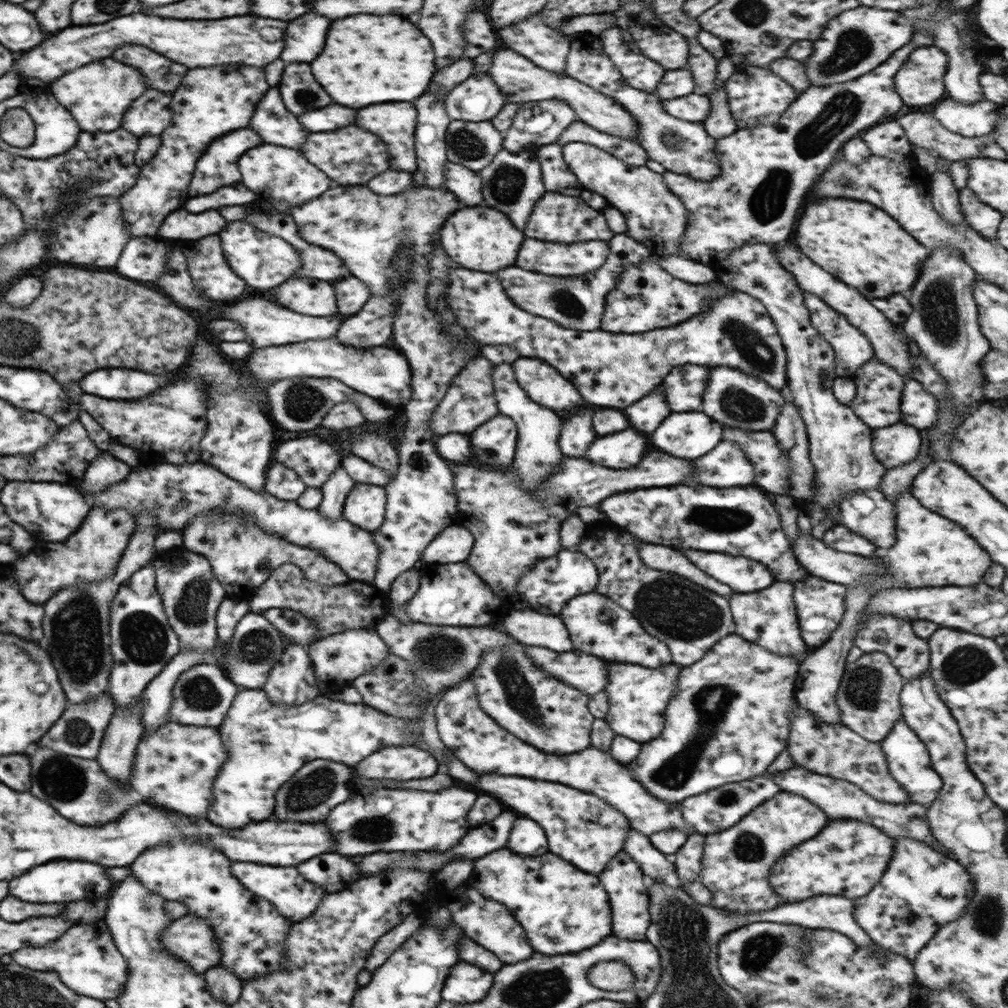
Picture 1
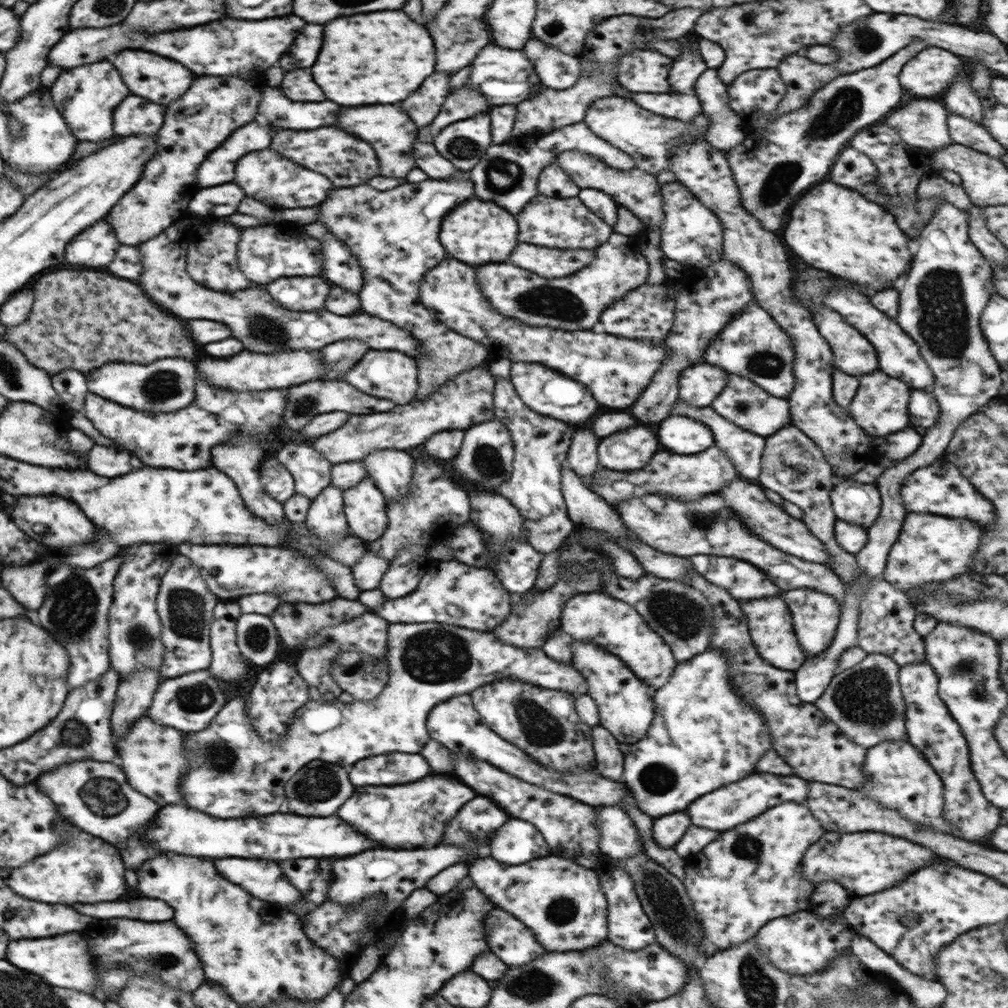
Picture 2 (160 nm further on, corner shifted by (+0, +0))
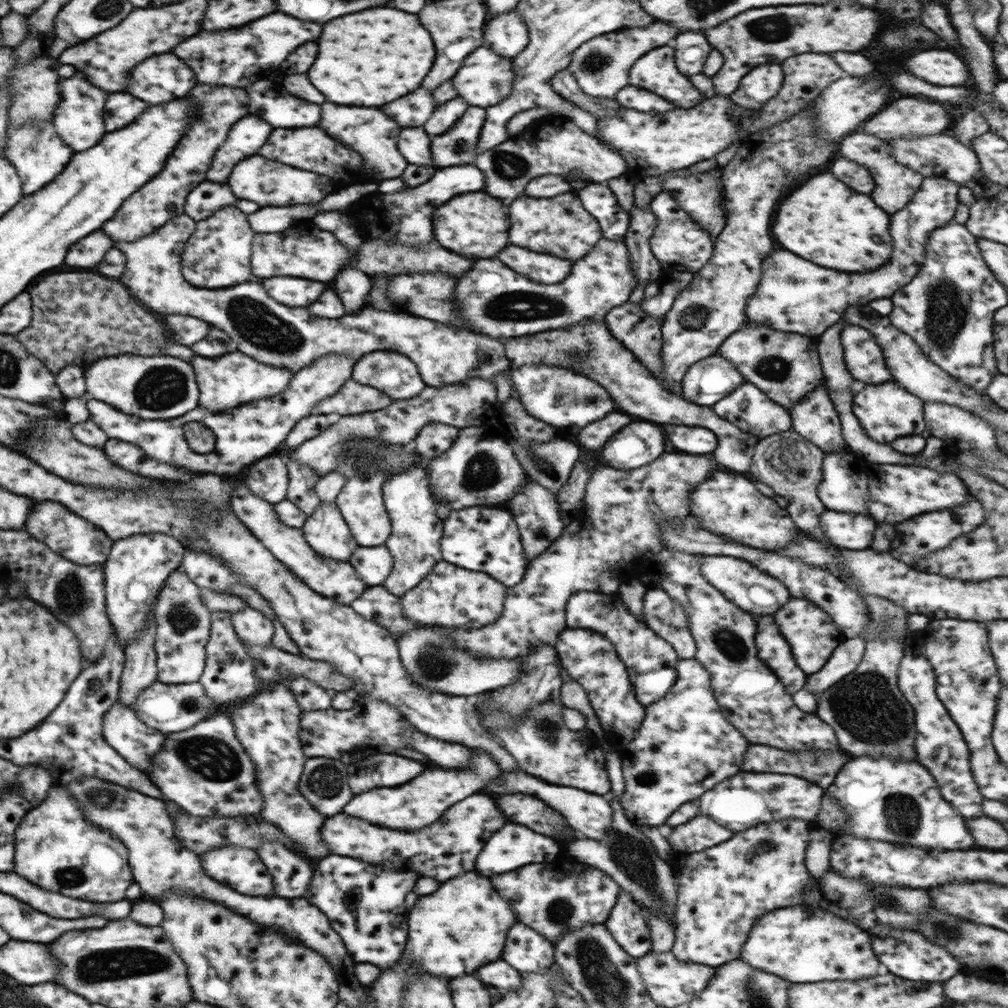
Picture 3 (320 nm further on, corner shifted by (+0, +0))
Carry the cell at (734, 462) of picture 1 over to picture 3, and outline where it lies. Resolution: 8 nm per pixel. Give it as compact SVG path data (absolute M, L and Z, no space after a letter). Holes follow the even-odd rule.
M668 452L662 454L658 460L654 462L650 462L650 464L646 464L640 468L636 468L632 471L628 470L617 470L611 467L607 468L596 468L591 471L591 478L588 480L588 484L585 487L585 497L583 498L583 506L581 509L581 513L578 513L574 520L568 523L565 526L564 532L544 551L541 555L538 555L534 560L529 561L529 565L526 567L525 575L523 576L522 582L520 584L516 584L516 586L512 586L512 588L508 589L508 594L505 596L505 601L503 604L504 610L502 614L492 623L487 624L486 626L479 629L465 629L462 627L441 627L438 625L432 626L421 626L418 623L412 623L410 619L407 619L407 616L403 613L403 606L400 602L399 597L390 594L390 592L386 591L384 586L372 586L368 587L367 590L360 595L356 600L353 600L349 605L354 609L354 612L357 612L360 616L363 616L366 620L373 620L378 624L381 624L384 628L388 629L388 632L395 638L398 642L399 636L410 632L411 630L416 630L417 628L439 628L441 632L445 632L447 639L450 642L454 642L454 646L456 648L465 648L467 652L473 653L473 656L489 656L490 658L516 658L522 657L528 653L531 653L537 646L538 643L549 643L549 645L553 645L558 640L558 635L567 628L567 624L565 621L565 604L570 596L574 595L578 592L596 592L601 593L602 595L606 595L606 584L610 584L610 586L618 586L618 584L622 584L625 579L624 574L619 574L619 570L622 569L621 563L622 561L626 562L628 567L633 565L642 565L644 561L648 560L650 557L653 557L656 553L659 553L662 549L665 548L663 540L661 539L661 532L663 532L663 526L660 526L662 521L684 521L686 517L689 516L690 508L689 508L689 494L694 492L698 486L707 480L710 476L712 476L712 472L714 470L720 470L721 468L716 468L716 461L714 458L710 458L710 456L696 456L690 454L668 454Z

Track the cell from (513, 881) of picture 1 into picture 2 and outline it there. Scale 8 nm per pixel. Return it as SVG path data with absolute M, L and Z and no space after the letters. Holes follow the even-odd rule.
M548 855L526 864L504 866L493 858L474 859L469 865L469 877L496 907L509 912L534 933L538 944L546 951L582 951L594 948L608 938L607 900L595 869L584 868L572 859Z

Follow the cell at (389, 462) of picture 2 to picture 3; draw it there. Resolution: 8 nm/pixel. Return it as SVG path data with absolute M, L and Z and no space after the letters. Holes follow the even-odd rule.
M414 465L408 469L390 471L387 475L382 492L385 510L391 519L391 533L385 545L392 553L394 564L382 586L390 594L401 597L418 586L430 574L432 567L443 559L440 546L443 524L436 516L436 502L430 493L426 470Z

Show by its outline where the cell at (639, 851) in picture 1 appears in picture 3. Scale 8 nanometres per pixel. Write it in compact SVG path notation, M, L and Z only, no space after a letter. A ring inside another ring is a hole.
M506 771L502 774L504 786L508 792L526 792L543 800L548 806L552 806L557 812L562 812L564 818L568 818L570 826L581 836L589 839L600 840L608 831L612 822L612 808L610 808L609 797L583 791L564 785L548 784L548 782L534 778L526 772Z

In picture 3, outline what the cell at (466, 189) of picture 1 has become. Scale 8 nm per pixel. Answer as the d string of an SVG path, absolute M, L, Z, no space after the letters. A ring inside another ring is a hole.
M402 128L398 134L398 152L410 164L430 164L430 138L424 128Z

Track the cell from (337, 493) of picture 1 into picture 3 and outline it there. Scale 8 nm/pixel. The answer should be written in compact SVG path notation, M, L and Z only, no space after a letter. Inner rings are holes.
M322 502L301 528L304 540L326 558L349 562L358 543L335 502Z

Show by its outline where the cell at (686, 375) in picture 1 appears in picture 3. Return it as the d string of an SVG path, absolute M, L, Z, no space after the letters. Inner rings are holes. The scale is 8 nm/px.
M720 354L692 364L683 375L682 396L691 403L711 407L745 383L734 364Z

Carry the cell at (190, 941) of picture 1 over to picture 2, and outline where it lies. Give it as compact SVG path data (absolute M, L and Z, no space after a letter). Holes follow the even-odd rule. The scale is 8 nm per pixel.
M112 918L98 928L96 938L88 938L88 946L98 960L98 999L103 1003L116 1002L120 991L131 976L159 978L162 984L177 988L182 993L194 993L205 982L204 967L194 951L188 935L171 920L164 922L138 922L130 918ZM108 924L108 930L106 930Z

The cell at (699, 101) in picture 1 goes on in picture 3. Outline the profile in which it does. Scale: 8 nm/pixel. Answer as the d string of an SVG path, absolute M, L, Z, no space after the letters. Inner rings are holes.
M630 84L617 92L616 101L626 109L654 115L670 110L678 110L678 107L674 107L670 101L663 100L661 96Z

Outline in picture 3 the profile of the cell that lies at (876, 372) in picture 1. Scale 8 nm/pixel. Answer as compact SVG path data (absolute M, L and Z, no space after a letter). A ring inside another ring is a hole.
M895 381L859 385L852 408L864 432L876 442L890 444L898 437L920 435L926 429L923 400L910 394Z

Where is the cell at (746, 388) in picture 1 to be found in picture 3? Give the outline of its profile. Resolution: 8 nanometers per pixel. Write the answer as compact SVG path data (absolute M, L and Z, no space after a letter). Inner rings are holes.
M747 381L711 407L724 420L735 424L738 428L760 439L791 429L792 419L788 409L777 402L771 401L765 392Z

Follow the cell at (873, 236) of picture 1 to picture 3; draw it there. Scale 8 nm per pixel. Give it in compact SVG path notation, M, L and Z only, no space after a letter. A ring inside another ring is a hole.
M820 174L804 182L778 206L771 232L782 248L814 264L842 272L864 272L890 260L892 240L888 226L890 216L870 196L856 194L832 174Z

